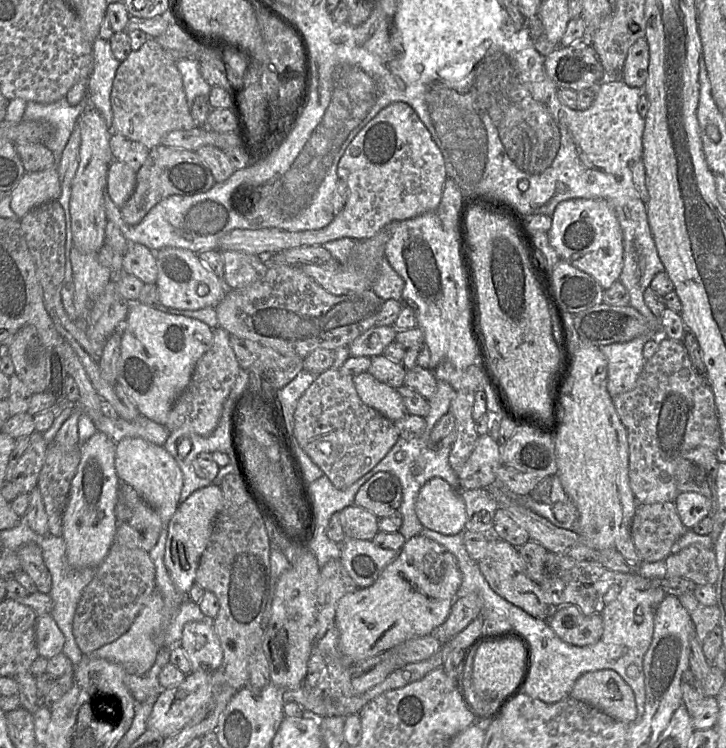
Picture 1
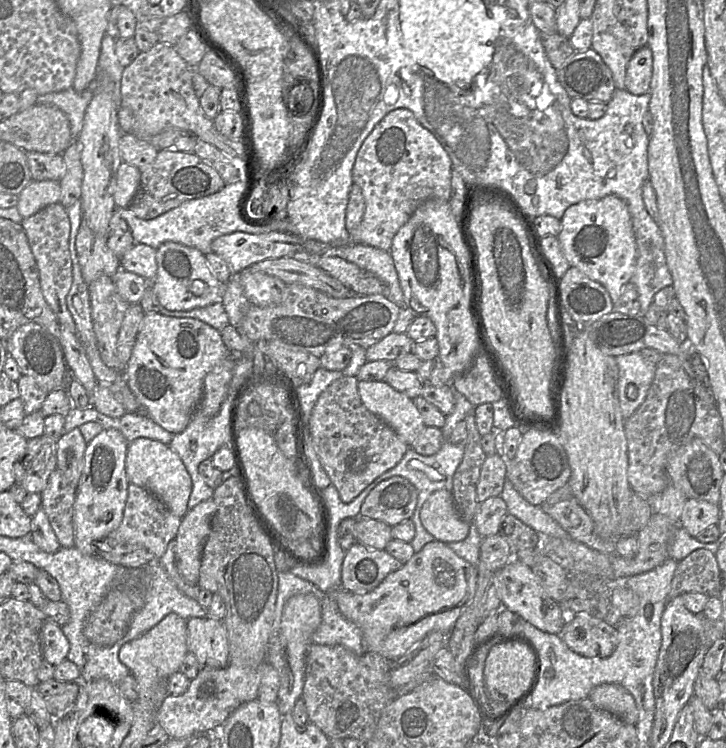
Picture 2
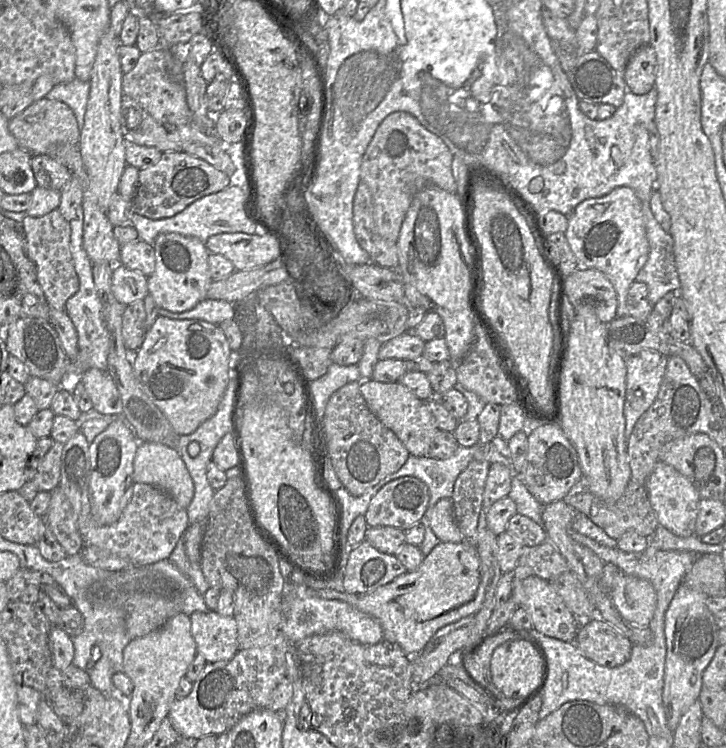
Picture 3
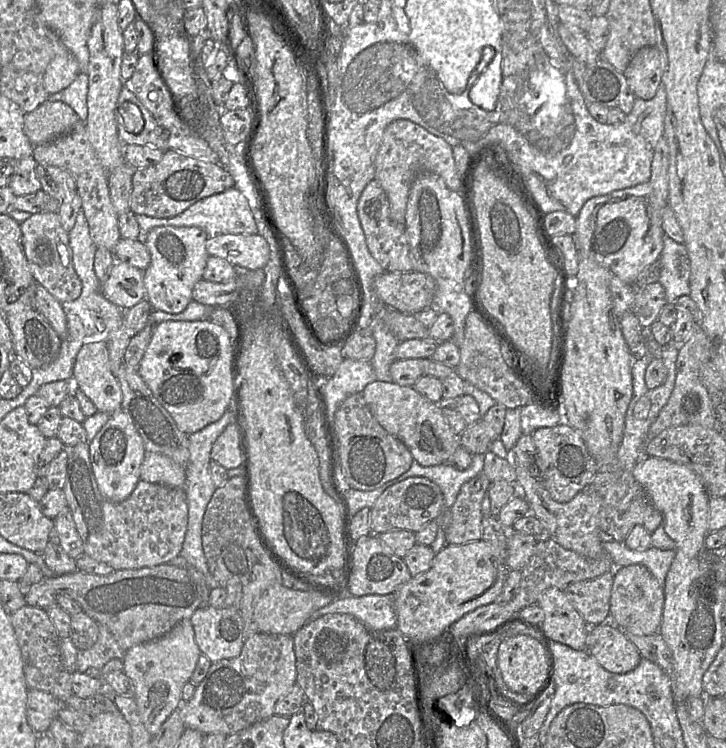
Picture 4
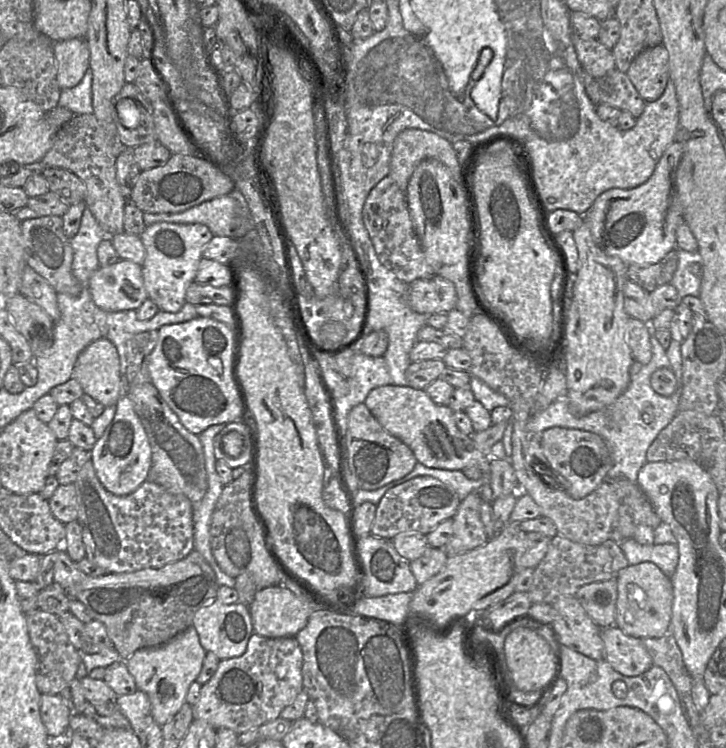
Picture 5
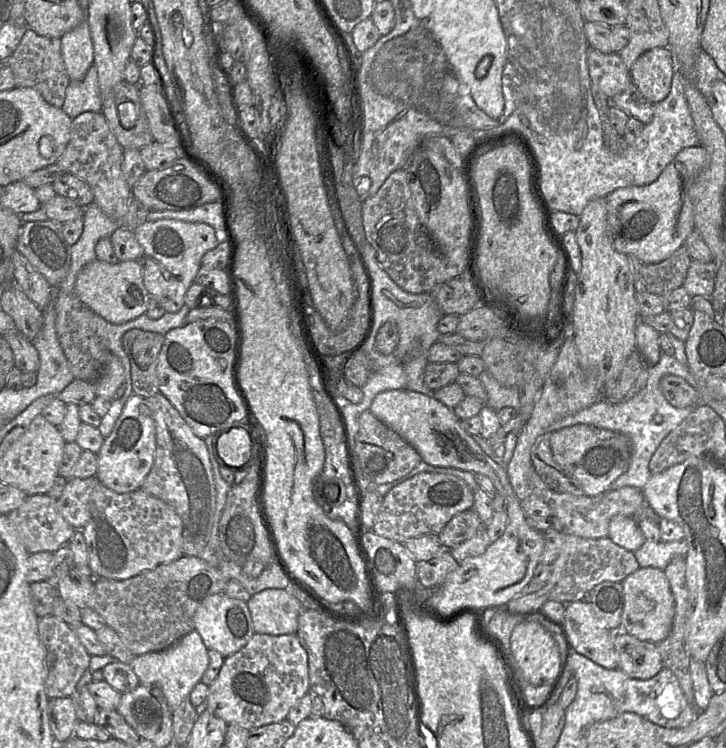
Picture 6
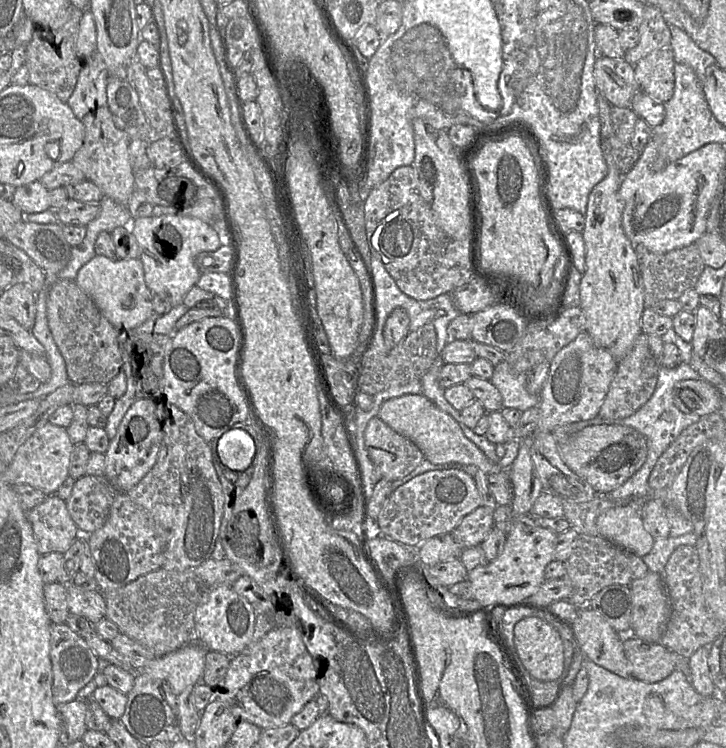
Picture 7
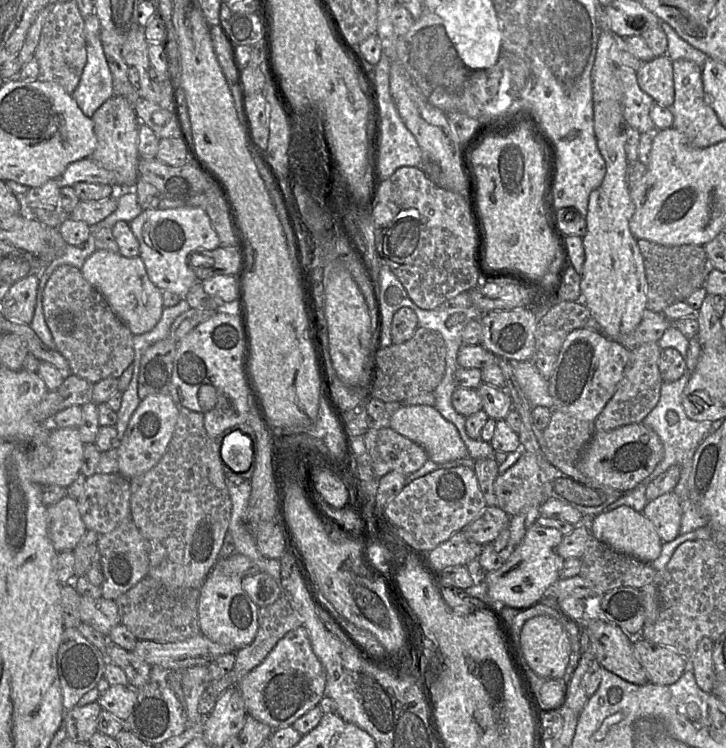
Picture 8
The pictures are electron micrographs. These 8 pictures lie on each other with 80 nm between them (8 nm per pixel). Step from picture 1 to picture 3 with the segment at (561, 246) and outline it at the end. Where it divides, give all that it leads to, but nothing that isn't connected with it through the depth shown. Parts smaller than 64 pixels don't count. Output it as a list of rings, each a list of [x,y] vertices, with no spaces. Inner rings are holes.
[[[617,187],[610,193],[581,202],[568,216],[568,228],[564,233],[577,261],[577,269],[596,269],[606,275],[617,295],[617,316],[627,316],[626,298],[631,284],[645,265],[649,255],[649,243],[640,199],[629,187]]]

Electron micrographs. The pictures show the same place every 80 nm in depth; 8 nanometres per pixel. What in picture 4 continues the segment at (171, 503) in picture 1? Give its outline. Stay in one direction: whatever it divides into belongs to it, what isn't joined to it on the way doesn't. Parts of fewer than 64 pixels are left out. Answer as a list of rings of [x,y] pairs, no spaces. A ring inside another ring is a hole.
[[[146,451],[140,467],[140,480],[184,490],[186,470],[170,457]]]

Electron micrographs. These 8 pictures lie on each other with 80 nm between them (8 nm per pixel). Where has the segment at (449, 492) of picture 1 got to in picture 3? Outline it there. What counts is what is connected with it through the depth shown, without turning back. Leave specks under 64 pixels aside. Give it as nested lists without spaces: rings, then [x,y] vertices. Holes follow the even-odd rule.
[[[441,498],[434,506],[429,506],[421,522],[424,526],[429,525],[441,542],[464,541],[454,518],[452,498]]]

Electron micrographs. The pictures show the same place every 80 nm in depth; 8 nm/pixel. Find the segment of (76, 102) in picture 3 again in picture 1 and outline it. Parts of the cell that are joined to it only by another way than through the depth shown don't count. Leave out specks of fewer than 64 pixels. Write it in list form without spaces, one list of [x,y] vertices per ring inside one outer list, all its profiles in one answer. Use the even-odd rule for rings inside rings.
[[[65,97],[52,103],[27,102],[23,119],[42,120],[54,129],[54,135],[45,146],[52,151],[56,168],[78,118],[89,105],[88,97],[77,105],[69,104]]]

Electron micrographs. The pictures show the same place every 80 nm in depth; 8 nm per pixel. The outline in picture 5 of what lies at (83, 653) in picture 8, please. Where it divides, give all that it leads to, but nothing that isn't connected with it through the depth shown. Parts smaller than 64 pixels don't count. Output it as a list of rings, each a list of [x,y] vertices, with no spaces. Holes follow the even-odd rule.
[[[36,609],[25,613],[30,642],[37,655],[36,686],[41,694],[58,695],[76,678],[81,651],[73,646],[57,615]]]

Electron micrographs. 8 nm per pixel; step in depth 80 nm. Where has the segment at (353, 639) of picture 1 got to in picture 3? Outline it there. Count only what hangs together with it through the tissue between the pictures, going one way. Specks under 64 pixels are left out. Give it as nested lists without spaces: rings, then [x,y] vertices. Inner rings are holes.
[[[467,541],[460,543],[440,542],[425,556],[416,571],[406,572],[370,593],[351,594],[344,590],[333,589],[313,589],[313,591],[323,599],[343,601],[375,618],[382,627],[383,639],[397,644],[410,657],[418,655],[432,636],[442,627],[475,614],[483,606],[487,594],[483,585],[482,568],[477,548]]]

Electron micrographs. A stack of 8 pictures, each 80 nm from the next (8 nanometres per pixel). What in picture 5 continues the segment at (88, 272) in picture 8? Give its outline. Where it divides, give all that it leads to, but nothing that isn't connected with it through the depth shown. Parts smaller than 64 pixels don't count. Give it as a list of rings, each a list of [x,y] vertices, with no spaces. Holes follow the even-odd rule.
[[[123,259],[113,265],[99,267],[90,278],[89,291],[94,303],[100,309],[108,312],[135,311],[148,299],[144,287],[142,266]]]

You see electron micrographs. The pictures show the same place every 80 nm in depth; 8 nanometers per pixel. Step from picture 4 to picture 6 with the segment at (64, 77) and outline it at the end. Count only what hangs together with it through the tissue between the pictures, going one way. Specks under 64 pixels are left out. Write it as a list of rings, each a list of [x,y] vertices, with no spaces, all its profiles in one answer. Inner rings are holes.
[[[87,20],[63,35],[61,52],[70,81],[84,78],[93,65],[94,50]]]

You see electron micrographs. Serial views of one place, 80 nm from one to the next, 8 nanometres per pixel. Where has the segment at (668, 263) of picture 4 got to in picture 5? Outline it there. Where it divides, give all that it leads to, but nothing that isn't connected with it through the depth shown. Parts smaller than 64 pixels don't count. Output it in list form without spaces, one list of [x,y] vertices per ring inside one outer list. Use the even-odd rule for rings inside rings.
[[[677,248],[678,266],[670,282],[679,296],[699,297],[703,276],[702,257],[698,252],[688,252]]]

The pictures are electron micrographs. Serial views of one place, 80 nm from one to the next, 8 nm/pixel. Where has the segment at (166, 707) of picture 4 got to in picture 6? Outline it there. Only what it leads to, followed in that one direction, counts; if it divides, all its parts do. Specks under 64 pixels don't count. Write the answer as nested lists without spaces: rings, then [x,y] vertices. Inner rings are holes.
[[[196,630],[183,636],[172,646],[135,656],[130,663],[141,684],[158,686],[169,707],[175,710],[190,694],[209,664],[208,649]]]

